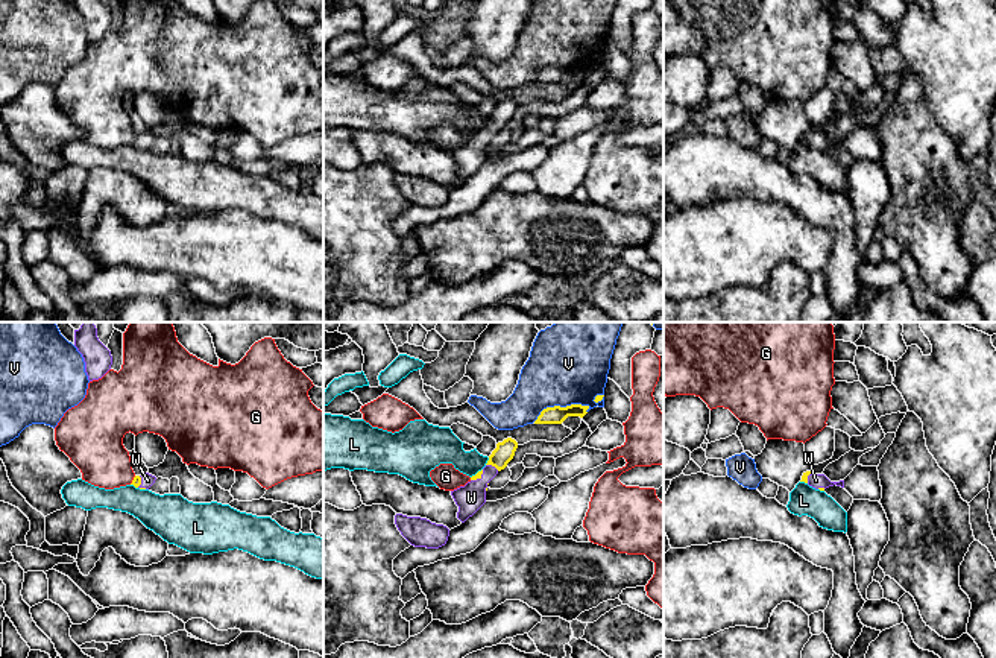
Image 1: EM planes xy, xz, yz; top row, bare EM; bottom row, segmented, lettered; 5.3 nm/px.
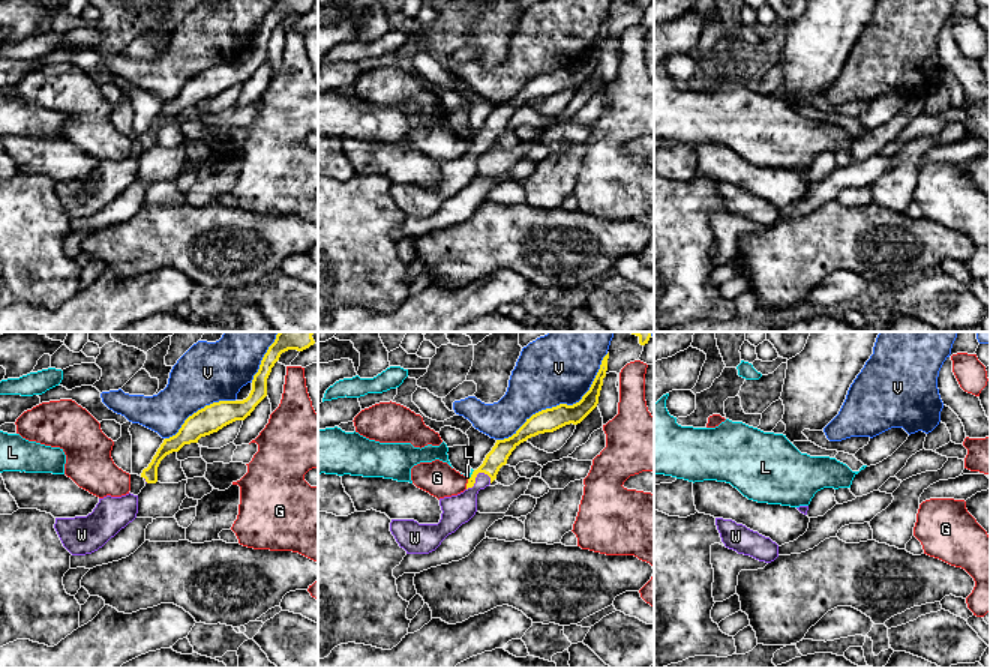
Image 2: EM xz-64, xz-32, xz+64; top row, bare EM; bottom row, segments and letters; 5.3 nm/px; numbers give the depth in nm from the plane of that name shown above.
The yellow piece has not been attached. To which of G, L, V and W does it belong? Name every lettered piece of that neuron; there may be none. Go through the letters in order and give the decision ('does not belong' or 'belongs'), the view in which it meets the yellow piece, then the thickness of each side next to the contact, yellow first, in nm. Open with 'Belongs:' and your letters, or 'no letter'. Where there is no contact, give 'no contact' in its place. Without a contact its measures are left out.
Belongs: W
G: does not belong; meets yellow in xy; 50 nm thick on the yellow side, 280 nm on the other
L: does not belong; meets yellow in xz; 110 nm thick on the yellow side, 180 nm on the other
V: does not belong; meets yellow in xz; 100 nm thick on the yellow side, 420 nm on the other
W: belongs; meets yellow in xz; 110 nm thick on the yellow side, 150 nm on the other

